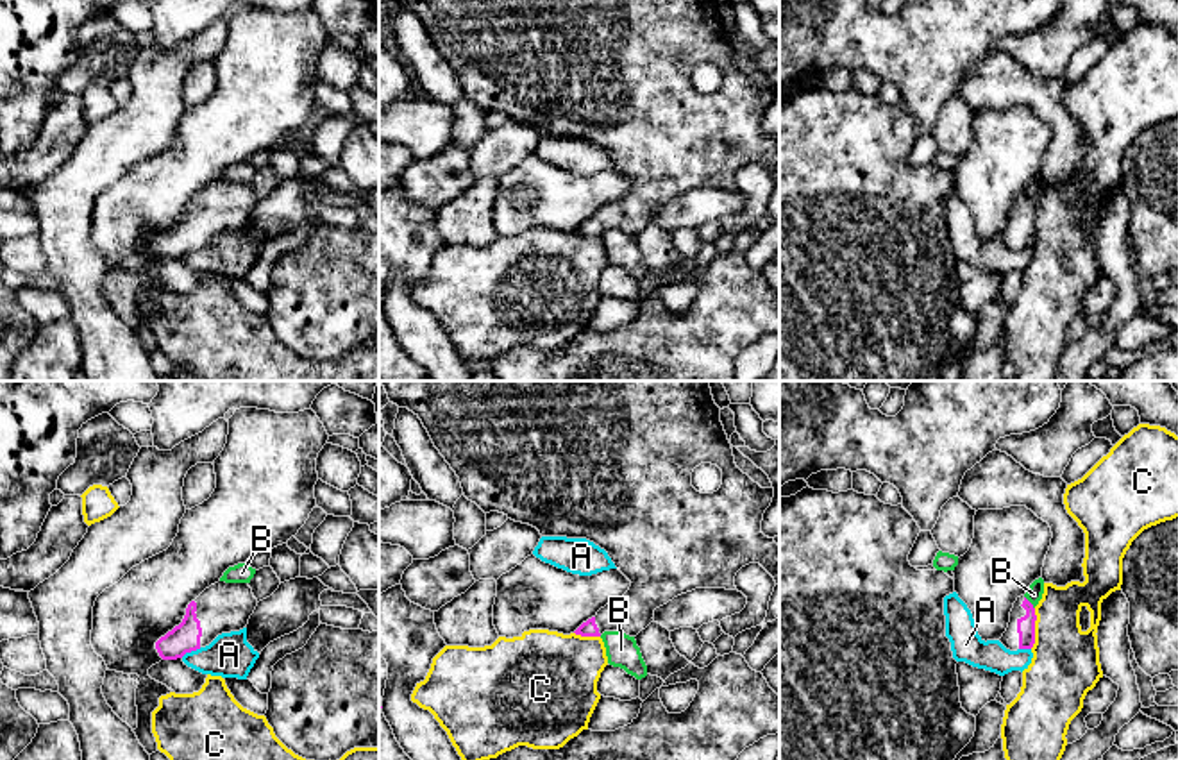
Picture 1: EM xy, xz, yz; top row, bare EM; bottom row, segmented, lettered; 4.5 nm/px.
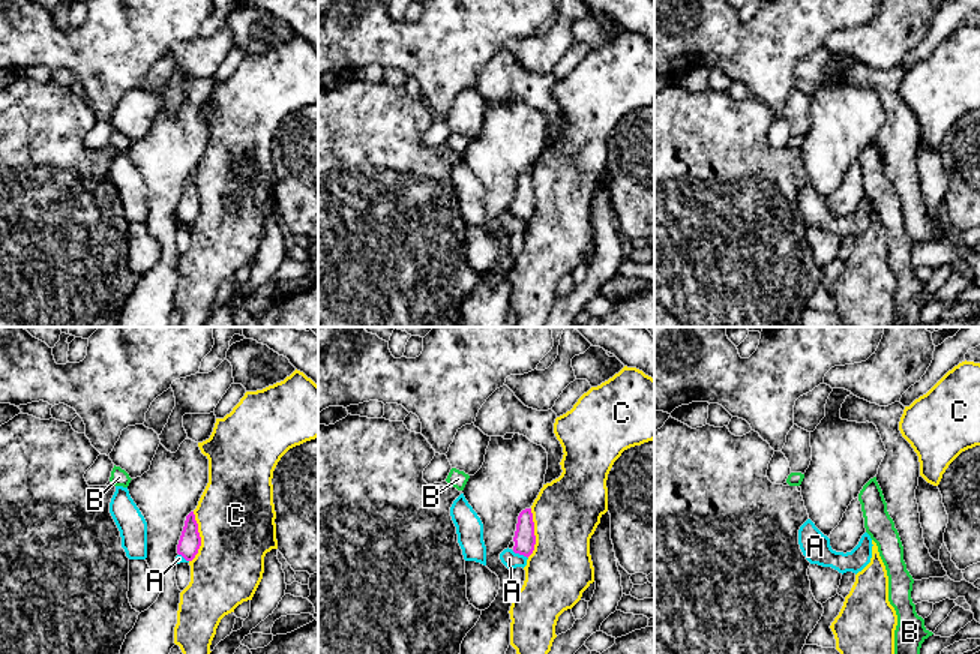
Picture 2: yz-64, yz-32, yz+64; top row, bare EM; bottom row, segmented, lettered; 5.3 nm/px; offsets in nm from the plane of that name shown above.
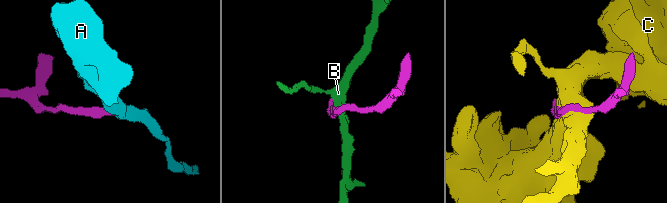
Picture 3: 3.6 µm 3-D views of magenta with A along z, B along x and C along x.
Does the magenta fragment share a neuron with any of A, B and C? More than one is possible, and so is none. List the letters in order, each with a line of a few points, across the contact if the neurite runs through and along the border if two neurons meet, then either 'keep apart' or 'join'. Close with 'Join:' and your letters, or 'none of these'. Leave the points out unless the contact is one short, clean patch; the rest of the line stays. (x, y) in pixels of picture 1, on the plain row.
A: line xy (201, 247), (181, 256); keep apart
B: line yz (1025, 195), (1034, 208); keep apart
C: keep apart
Join: none of these

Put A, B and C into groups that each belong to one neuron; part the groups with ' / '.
A / B / C

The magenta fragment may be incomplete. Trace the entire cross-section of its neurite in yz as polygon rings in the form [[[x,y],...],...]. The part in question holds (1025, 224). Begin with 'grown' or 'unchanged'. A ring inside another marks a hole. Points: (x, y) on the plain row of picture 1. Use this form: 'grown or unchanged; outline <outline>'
grown; outline [[[1024,195],[1017,197],[1010,211],[1008,227],[999,241],[1010,250],[1031,249],[1035,243],[1035,220],[1033,204]]]

